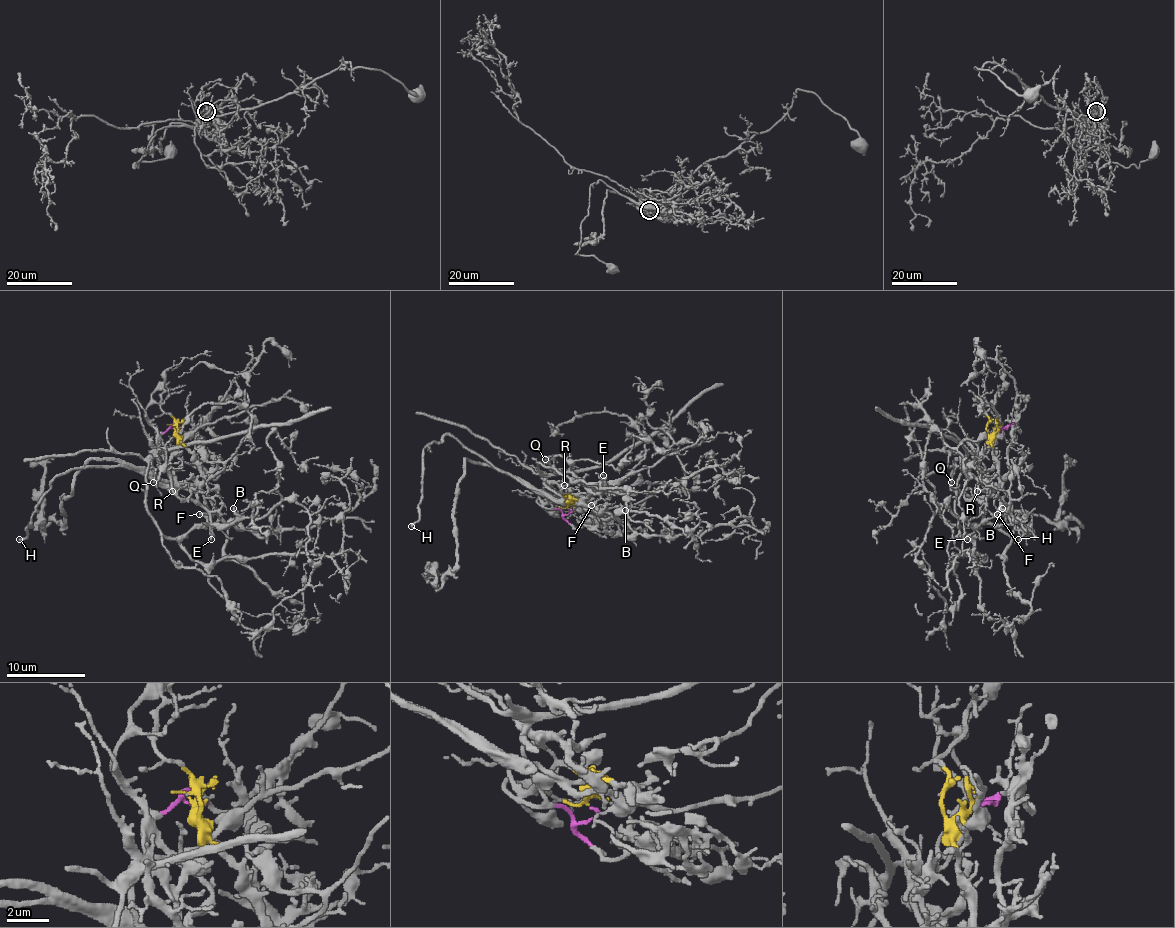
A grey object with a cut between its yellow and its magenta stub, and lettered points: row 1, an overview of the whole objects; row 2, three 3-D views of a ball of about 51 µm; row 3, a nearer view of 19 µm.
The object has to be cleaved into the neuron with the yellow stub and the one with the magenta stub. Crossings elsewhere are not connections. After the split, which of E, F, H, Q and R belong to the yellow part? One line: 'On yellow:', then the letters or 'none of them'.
On yellow: E, F, H, Q, R

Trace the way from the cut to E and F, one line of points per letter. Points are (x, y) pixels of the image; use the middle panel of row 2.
E: (567, 509), (573, 499), (595, 507), (585, 501), (603, 489), (603, 475)
F: (567, 509), (573, 499), (595, 507), (585, 501), (591, 495), (599, 495), (591, 505)

